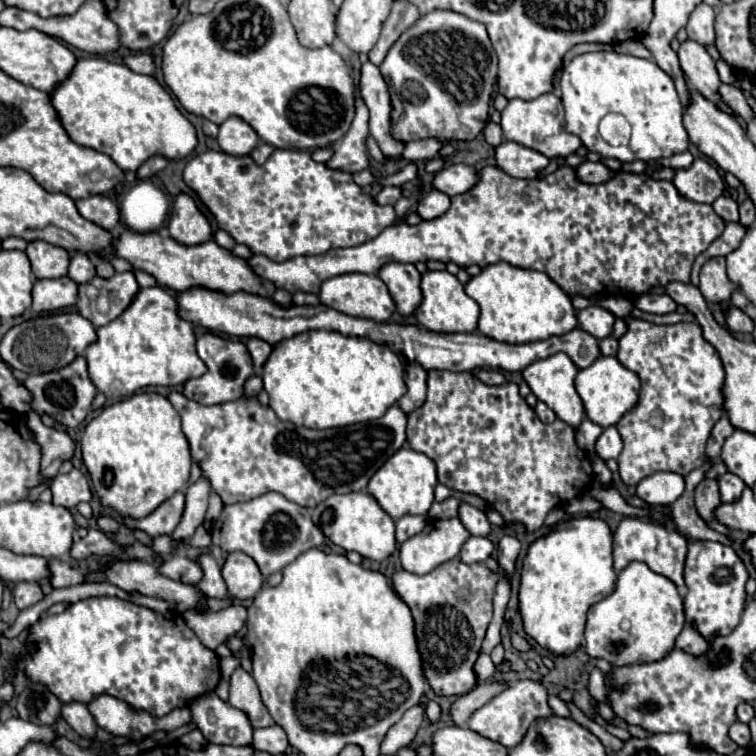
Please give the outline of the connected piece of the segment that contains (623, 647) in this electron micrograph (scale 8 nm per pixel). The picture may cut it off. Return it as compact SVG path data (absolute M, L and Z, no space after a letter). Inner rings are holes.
M629 563L617 577L615 591L591 605L585 627L585 651L605 659L613 667L637 661L657 661L673 649L675 637L685 625L683 599L673 581L653 573L645 563Z

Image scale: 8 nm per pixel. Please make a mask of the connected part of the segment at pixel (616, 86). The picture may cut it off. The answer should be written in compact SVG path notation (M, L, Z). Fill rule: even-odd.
M615 51L581 53L563 67L559 89L565 107L567 131L575 133L589 151L601 153L603 157L615 157L619 161L649 161L671 157L685 151L689 145L687 131L681 123L683 105L677 97L673 79L649 59L621 55ZM609 111L621 113L631 123L633 133L627 145L611 147L599 137L597 123Z

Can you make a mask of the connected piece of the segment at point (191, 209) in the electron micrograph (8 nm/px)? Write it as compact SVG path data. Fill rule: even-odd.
M179 193L175 197L169 219L169 233L175 241L183 245L199 245L213 239L211 223L199 211L193 197L187 193Z

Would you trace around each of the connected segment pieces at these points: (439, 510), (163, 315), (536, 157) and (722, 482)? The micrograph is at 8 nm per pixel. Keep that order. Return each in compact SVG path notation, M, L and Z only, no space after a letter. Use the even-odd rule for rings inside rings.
M447 497L445 501L431 505L429 517L431 519L451 519L451 517L457 517L457 509L459 509L459 499Z
M163 287L139 289L135 303L105 327L97 329L97 341L85 351L89 377L109 399L131 397L135 391L155 385L181 385L191 377L201 377L207 367L195 351L193 325L181 319L177 303Z
M503 141L501 145L497 145L495 159L497 159L497 167L501 167L507 175L517 179L533 179L549 163L549 159L539 151L533 151L513 141Z
M725 473L717 481L719 481L719 491L721 491L721 501L723 503L735 503L735 499L739 499L739 495L743 493L745 483L733 473Z

